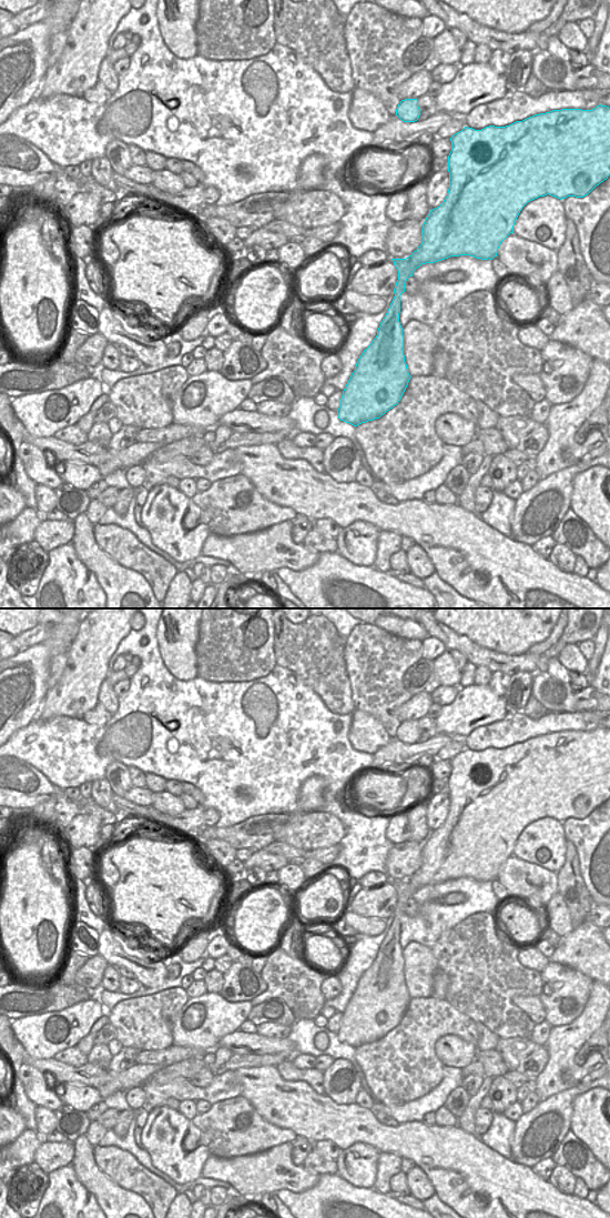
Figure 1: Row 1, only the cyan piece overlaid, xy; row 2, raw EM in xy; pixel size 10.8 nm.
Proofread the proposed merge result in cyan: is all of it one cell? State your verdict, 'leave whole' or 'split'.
leave whole

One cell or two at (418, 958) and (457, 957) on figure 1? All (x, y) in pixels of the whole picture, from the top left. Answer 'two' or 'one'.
two

